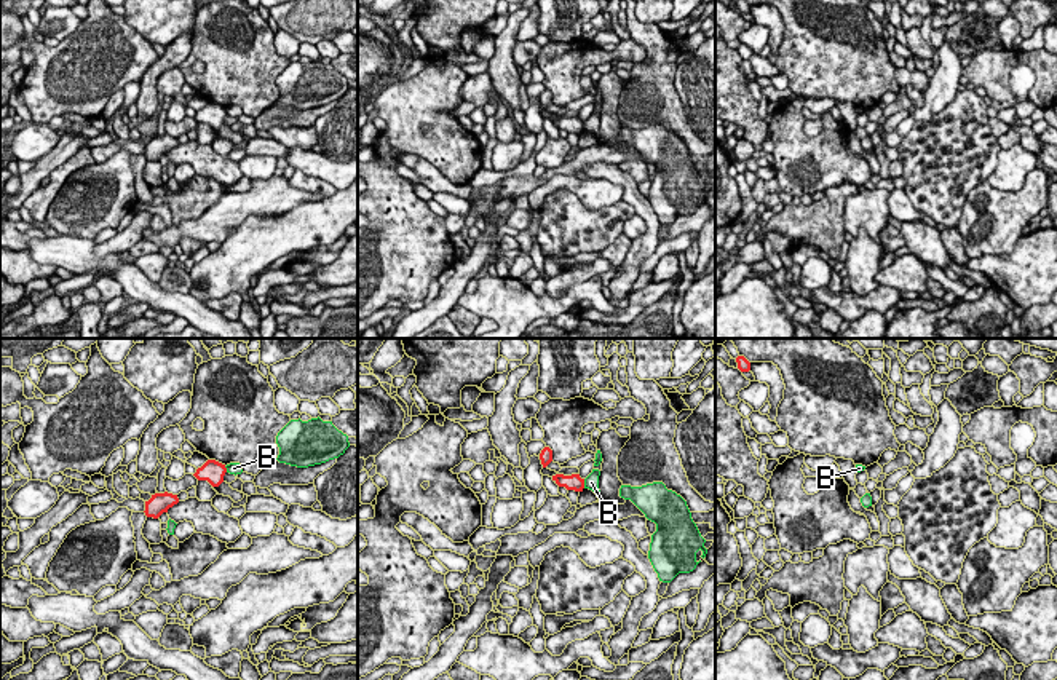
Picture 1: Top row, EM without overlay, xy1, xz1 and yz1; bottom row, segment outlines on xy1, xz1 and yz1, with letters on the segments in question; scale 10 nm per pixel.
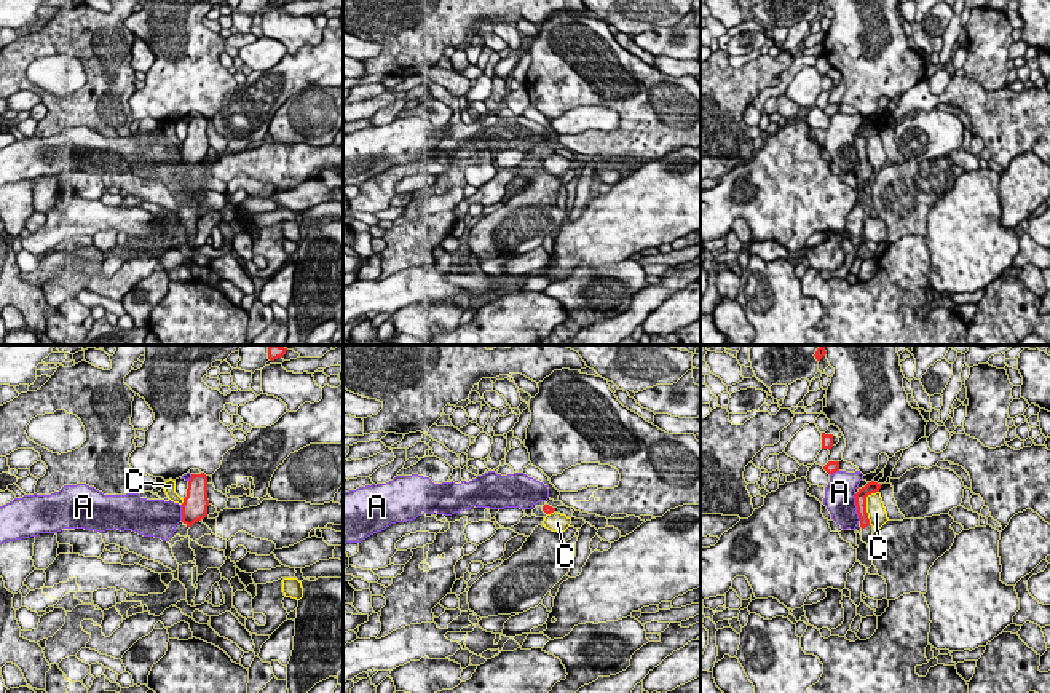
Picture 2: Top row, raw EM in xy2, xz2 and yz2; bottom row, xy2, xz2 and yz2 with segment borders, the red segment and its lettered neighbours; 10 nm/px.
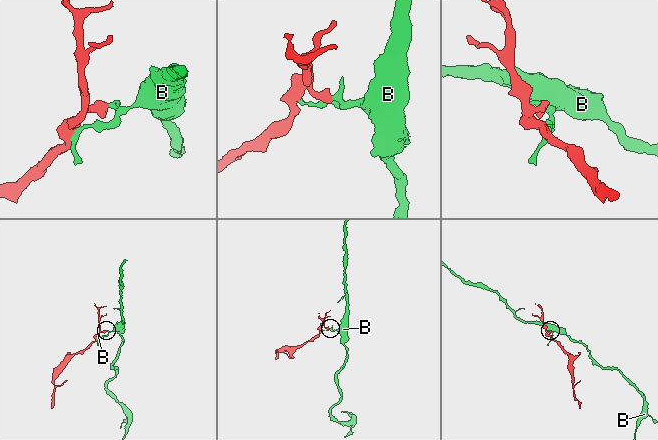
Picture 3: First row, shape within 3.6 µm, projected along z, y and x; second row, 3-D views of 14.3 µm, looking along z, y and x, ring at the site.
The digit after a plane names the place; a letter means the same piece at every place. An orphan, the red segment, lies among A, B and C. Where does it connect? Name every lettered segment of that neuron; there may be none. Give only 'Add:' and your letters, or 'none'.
Add: none

